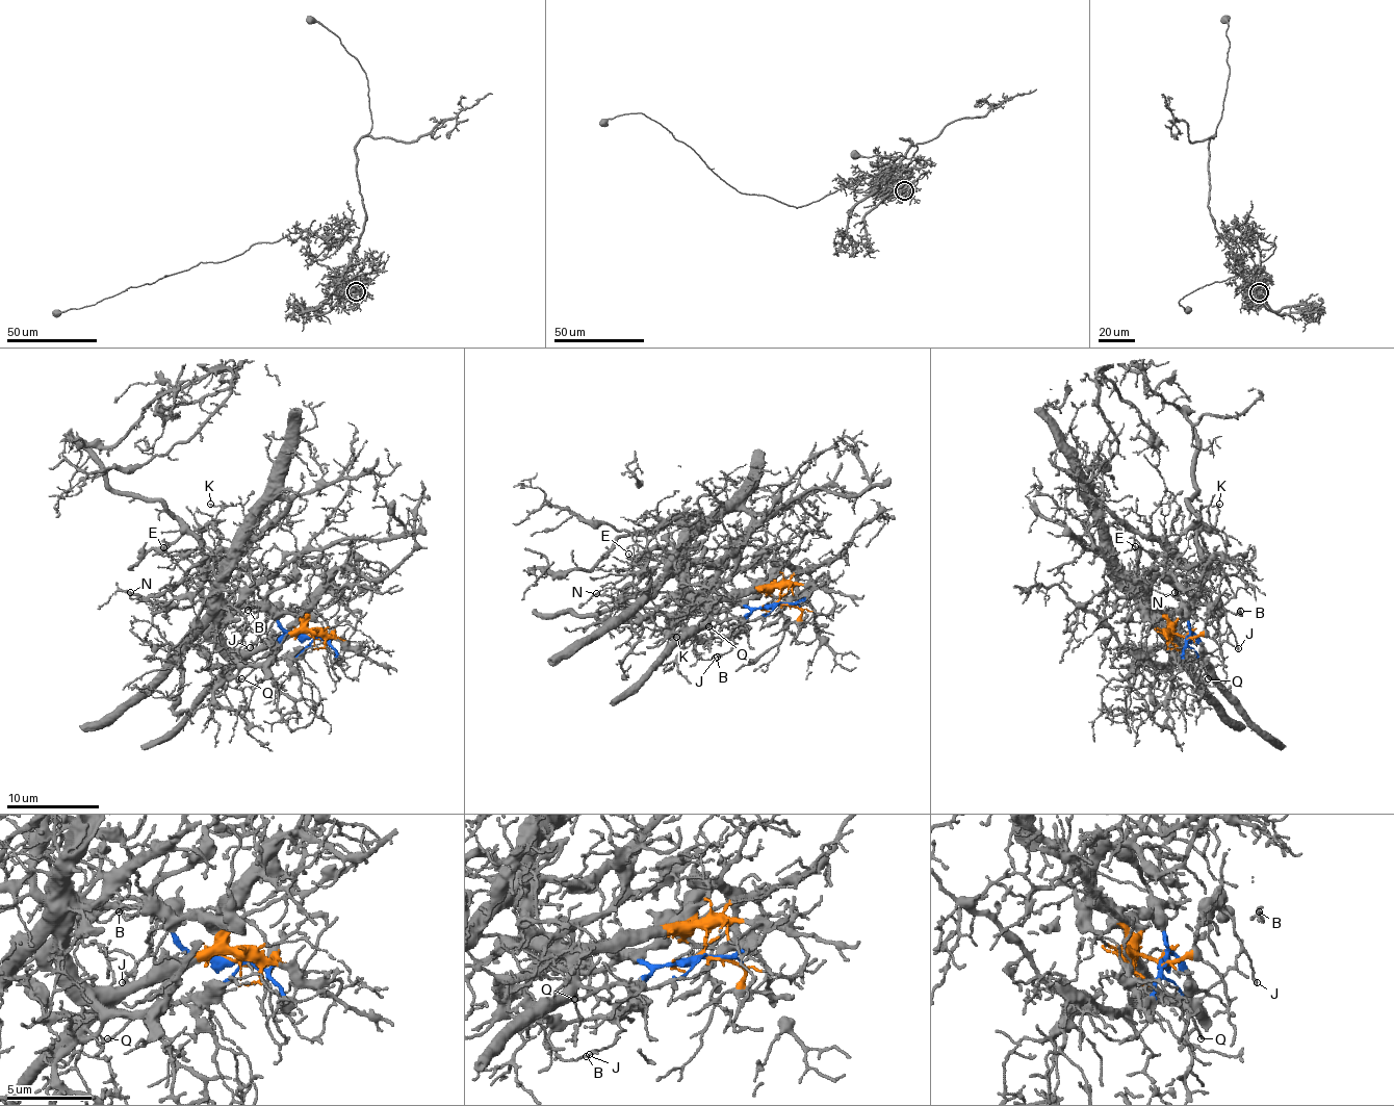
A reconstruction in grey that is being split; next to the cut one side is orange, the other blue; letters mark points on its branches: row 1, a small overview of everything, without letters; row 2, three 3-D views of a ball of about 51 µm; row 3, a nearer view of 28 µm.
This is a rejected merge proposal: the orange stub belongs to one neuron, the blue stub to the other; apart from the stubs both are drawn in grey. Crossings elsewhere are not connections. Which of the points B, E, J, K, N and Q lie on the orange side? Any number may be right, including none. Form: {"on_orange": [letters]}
{"on_orange": ["E", "K", "Q"]}

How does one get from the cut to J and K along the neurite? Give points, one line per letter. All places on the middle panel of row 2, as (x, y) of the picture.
J: (776, 606), (680, 610), (674, 617), (676, 636), (732, 638), (732, 647), (716, 657)
K: (776, 603), (776, 587), (700, 596), (686, 585), (686, 547), (733, 509), (752, 523), (685, 591), (675, 637)

